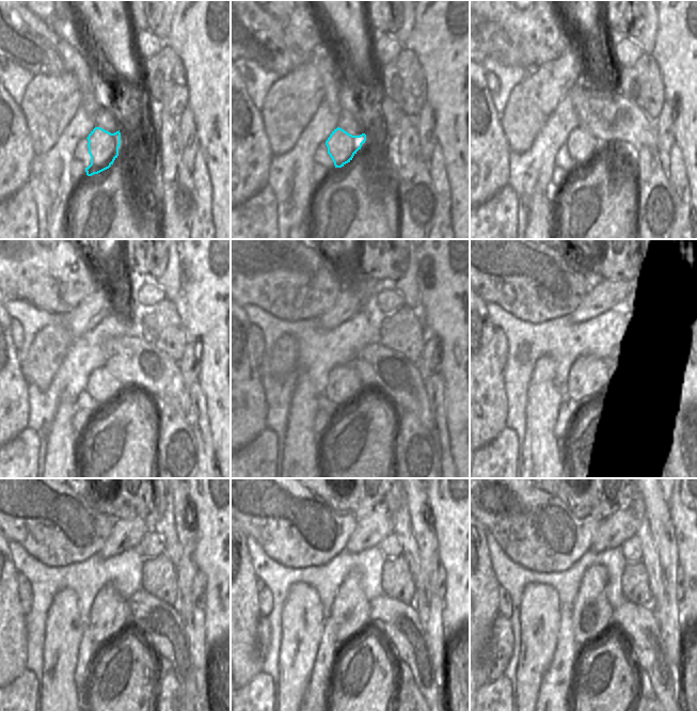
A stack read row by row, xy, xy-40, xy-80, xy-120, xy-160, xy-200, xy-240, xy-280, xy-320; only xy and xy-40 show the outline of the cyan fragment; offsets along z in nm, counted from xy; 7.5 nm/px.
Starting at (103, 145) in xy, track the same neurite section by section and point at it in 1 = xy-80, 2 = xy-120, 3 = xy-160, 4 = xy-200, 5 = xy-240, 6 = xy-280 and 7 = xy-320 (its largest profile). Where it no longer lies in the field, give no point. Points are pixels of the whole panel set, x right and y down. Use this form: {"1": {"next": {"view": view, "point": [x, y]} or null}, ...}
{"1": {"next": {"view": "xy-80", "point": [582, 146]}}, "2": {"next": {"view": "xy-120", "point": [103, 386]}}, "3": {"next": {"view": "xy-160", "point": [344, 384]}}, "4": {"next": {"view": "xy-200", "point": [585, 380]}}, "5": {"next": {"view": "xy-240", "point": [109, 615]}}, "6": {"next": {"view": "xy-280", "point": [350, 612]}}, "7": {"next": {"view": "xy-320", "point": [590, 613]}}}

